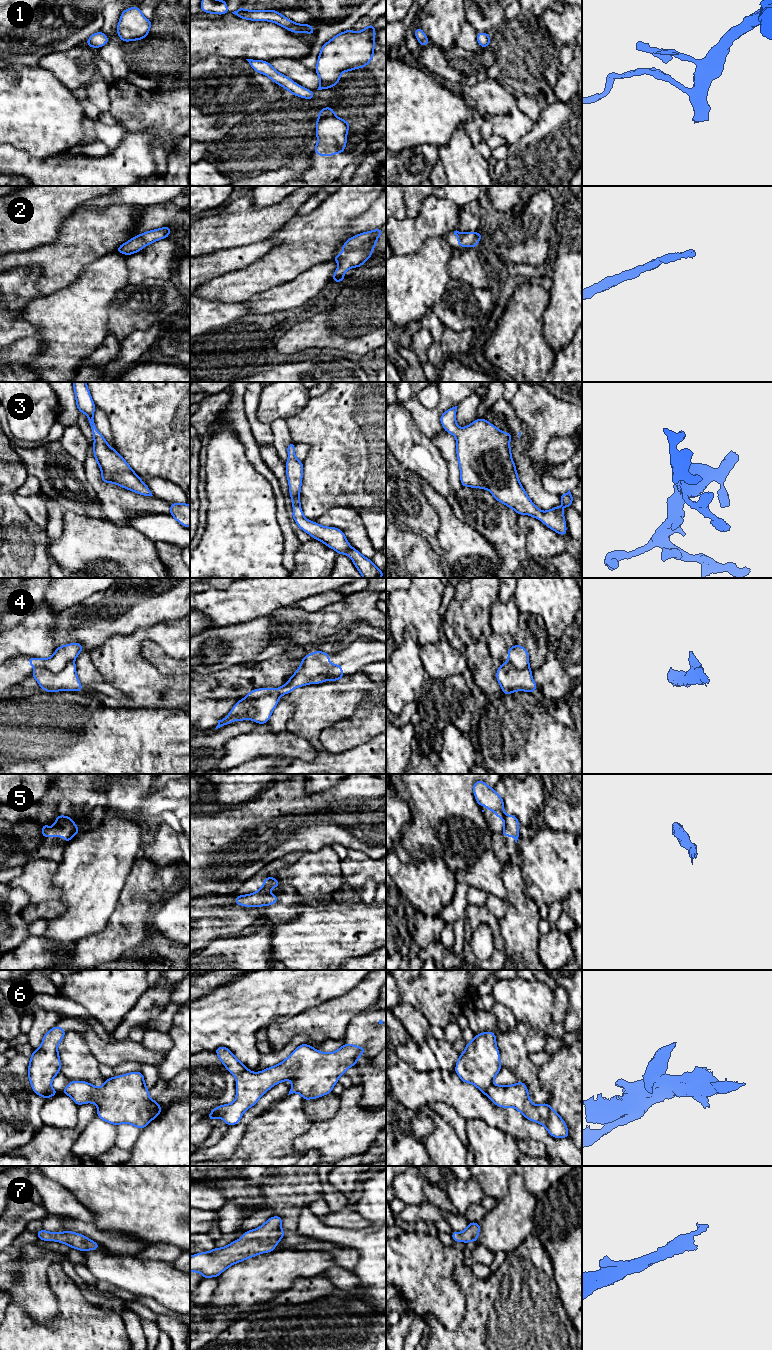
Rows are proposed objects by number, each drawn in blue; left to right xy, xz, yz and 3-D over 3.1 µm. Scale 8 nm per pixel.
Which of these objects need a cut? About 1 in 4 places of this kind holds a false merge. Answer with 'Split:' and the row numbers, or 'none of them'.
Split: 4, 5, 6

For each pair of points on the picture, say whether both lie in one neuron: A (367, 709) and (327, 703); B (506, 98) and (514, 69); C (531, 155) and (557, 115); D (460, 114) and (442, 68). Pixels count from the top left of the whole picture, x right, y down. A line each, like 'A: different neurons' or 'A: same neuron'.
A: different neurons
B: different neurons
C: same neuron
D: different neurons

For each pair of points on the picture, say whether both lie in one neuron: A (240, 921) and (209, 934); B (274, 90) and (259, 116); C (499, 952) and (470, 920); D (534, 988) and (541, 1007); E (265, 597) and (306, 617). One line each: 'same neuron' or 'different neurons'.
A: same neuron
B: different neurons
C: same neuron
D: same neuron
E: different neurons

